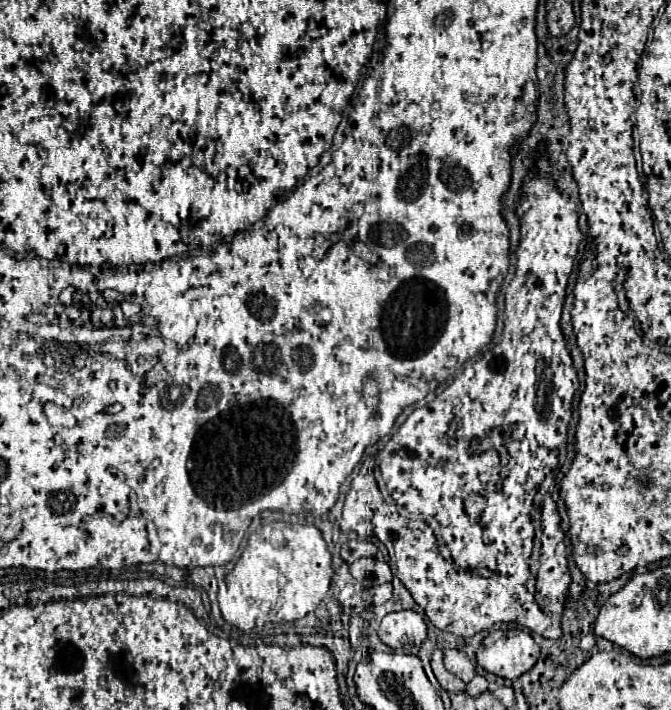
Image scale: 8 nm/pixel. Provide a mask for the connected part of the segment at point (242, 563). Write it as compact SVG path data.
M274 522L250 534L234 570L224 578L226 590L218 594L222 616L240 630L266 622L292 622L314 612L330 588L332 556L316 526Z

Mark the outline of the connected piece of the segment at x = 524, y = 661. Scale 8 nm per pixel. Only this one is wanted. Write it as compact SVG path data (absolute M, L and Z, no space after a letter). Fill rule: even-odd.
M524 630L490 632L476 650L476 662L486 672L500 678L518 678L532 670L540 656L540 646Z

